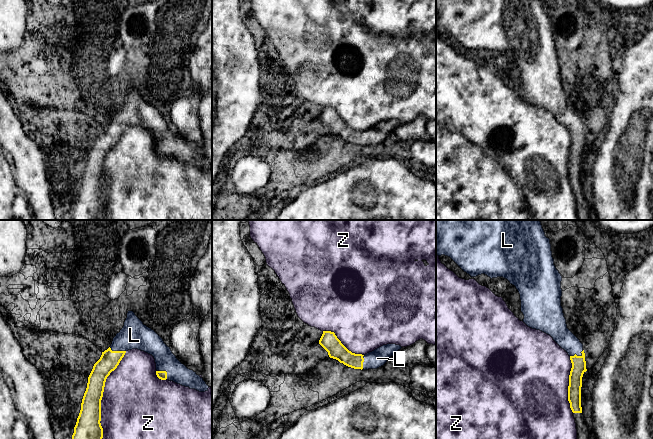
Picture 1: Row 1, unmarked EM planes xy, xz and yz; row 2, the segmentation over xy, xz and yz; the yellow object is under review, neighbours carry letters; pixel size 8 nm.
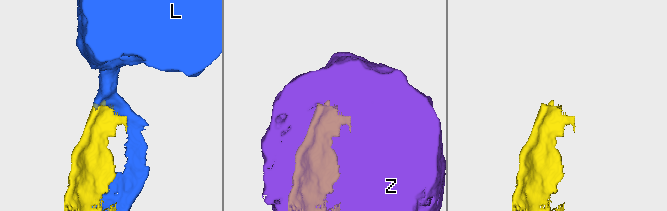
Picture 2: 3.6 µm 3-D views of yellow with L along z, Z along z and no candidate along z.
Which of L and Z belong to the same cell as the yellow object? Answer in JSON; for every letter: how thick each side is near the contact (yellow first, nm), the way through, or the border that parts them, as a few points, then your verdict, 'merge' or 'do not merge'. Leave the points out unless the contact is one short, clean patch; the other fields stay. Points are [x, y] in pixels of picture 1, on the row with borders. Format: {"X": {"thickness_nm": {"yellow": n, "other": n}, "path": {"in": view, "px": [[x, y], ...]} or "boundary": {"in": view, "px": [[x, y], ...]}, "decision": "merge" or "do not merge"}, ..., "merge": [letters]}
{"L": {"thickness_nm": {"yellow": 160, "other": 220}, "decision": "merge"}, "Z": {"thickness_nm": {"yellow": 190, "other": 500}, "decision": "do not merge"}, "merge": ["L"]}

